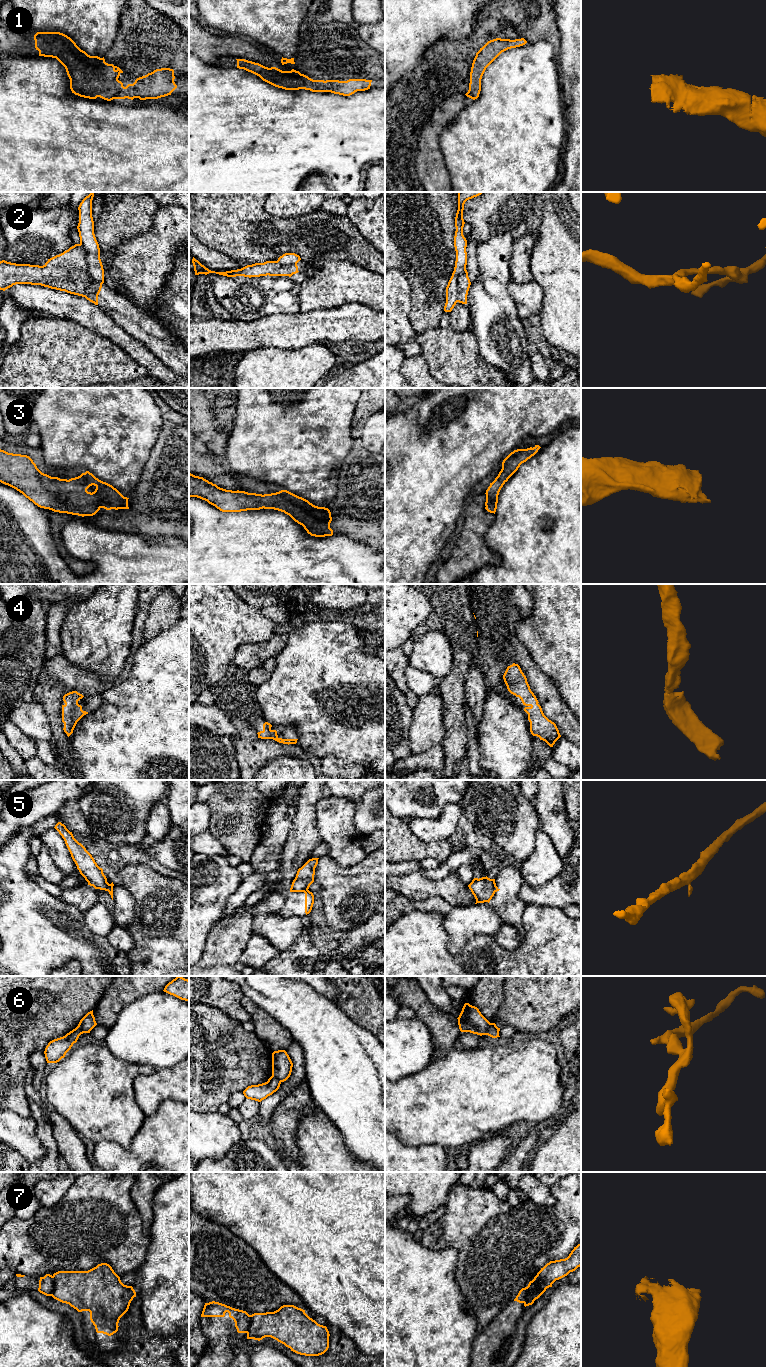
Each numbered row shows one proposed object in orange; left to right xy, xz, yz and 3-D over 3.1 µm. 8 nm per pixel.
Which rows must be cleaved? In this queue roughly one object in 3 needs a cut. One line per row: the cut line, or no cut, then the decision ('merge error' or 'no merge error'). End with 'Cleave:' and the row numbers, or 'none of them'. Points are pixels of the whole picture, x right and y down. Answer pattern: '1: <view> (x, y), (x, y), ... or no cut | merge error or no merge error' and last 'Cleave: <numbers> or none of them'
1: no cut | no merge error
2: xy (80, 243), (86, 252), (89, 276), (95, 282), (101, 284) | merge error
3: no cut | no merge error
4: no cut | no merge error
5: xy (110, 884), (107, 890) | merge error
6: yz (490, 1023), (485, 1034) | merge error
7: yz (534, 1283), (534, 1287), (526, 1298), (526, 1305) | merge error
Cleave: 2, 5, 6, 7

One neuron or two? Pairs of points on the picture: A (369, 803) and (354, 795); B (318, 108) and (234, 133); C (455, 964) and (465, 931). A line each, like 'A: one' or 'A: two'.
A: two
B: one
C: two

